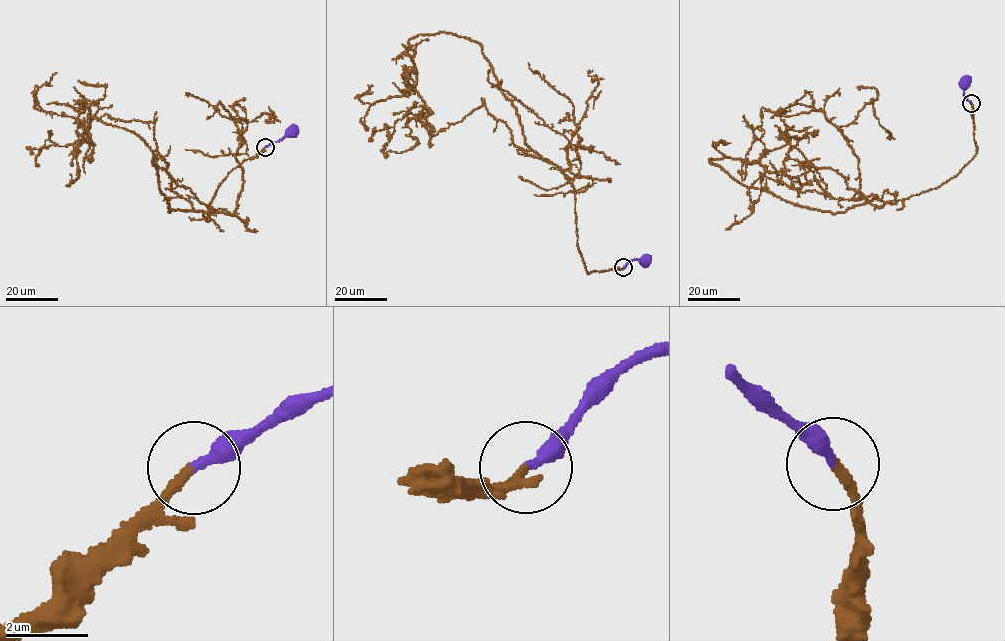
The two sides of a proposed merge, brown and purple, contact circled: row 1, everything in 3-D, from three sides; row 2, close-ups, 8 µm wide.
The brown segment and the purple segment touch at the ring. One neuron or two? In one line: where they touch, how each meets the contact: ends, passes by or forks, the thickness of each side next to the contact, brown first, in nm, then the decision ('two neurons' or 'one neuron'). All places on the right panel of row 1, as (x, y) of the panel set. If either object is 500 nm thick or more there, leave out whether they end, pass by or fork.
at (971, 103); brown ends there; purple ends there; 260 nm thick on the brown side, 300 nm on the other; one neuron

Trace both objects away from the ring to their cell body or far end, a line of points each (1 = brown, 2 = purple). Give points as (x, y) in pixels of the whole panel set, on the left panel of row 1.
1: (265, 147), (221, 183), (210, 219), (169, 212), (142, 139), (90, 117), (85, 141), (87, 107), (46, 104)
2: (265, 147), (292, 130)

